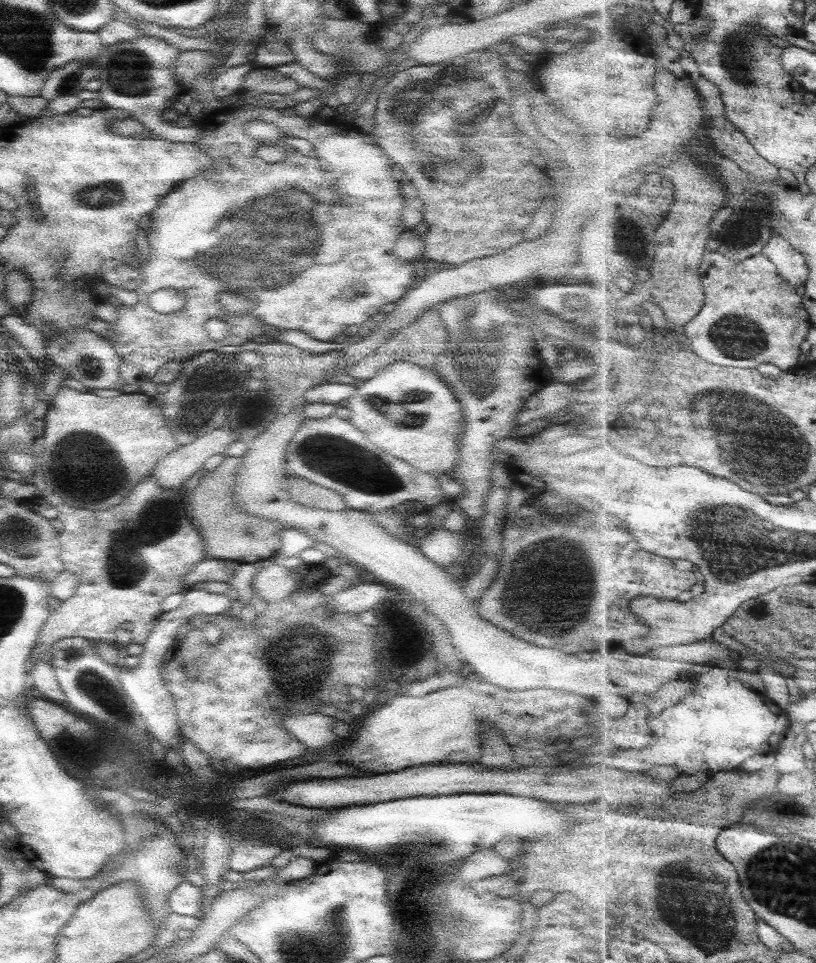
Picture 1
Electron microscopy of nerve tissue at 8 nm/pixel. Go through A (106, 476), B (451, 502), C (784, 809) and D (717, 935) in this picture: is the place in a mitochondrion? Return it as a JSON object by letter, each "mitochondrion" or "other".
{"A":"mitochondrion","B":"other","C":"mitochondrion","D":"mitochondrion"}

